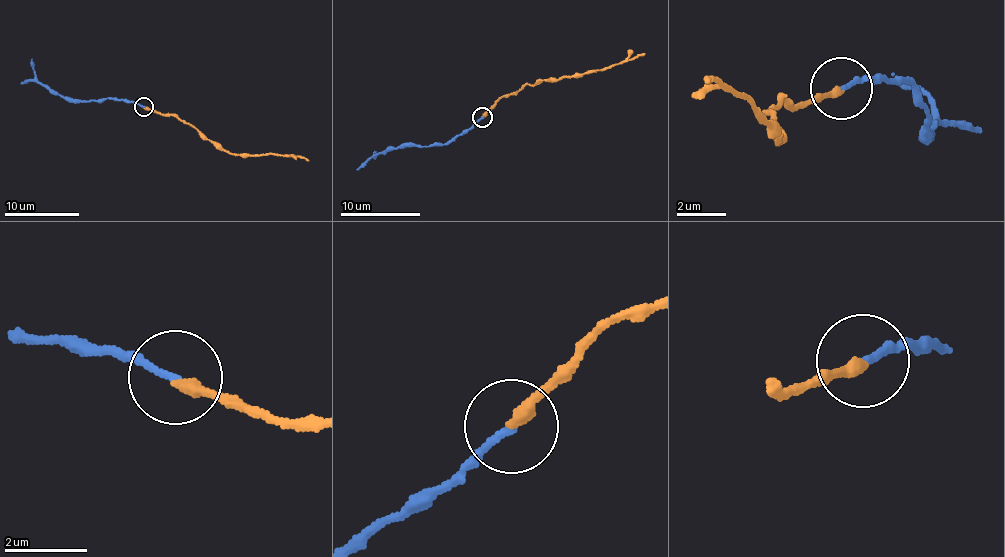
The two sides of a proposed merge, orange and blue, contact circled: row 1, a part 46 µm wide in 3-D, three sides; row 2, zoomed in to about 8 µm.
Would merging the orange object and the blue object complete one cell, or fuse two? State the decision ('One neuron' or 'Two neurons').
One neuron

